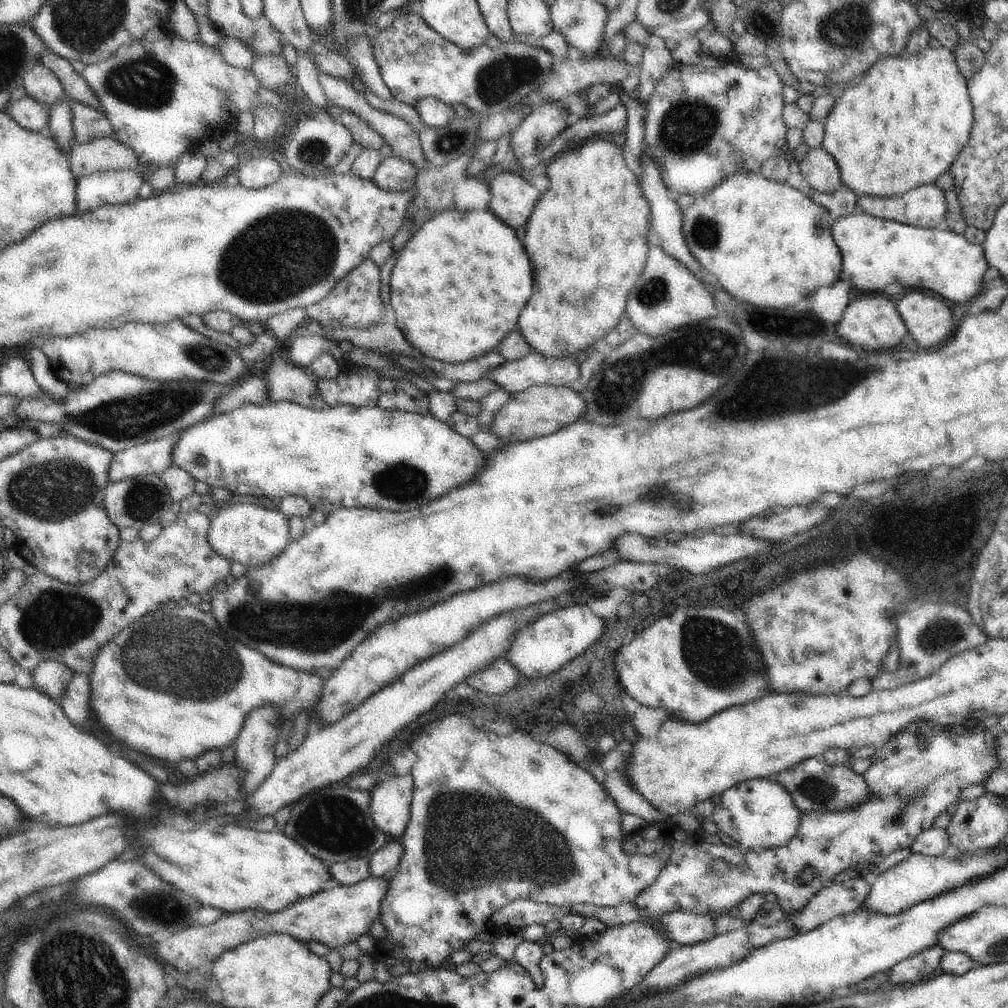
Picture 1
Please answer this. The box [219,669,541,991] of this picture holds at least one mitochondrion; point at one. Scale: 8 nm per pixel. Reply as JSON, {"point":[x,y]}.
{"point":[336,825]}

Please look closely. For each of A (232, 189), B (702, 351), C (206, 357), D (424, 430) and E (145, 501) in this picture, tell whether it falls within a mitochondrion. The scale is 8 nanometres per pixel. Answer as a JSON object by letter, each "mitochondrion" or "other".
{"A":"other","B":"mitochondrion","C":"mitochondrion","D":"other","E":"mitochondrion"}

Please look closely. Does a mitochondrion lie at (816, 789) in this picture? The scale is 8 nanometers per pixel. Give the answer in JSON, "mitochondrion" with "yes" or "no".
{"mitochondrion":"yes"}

